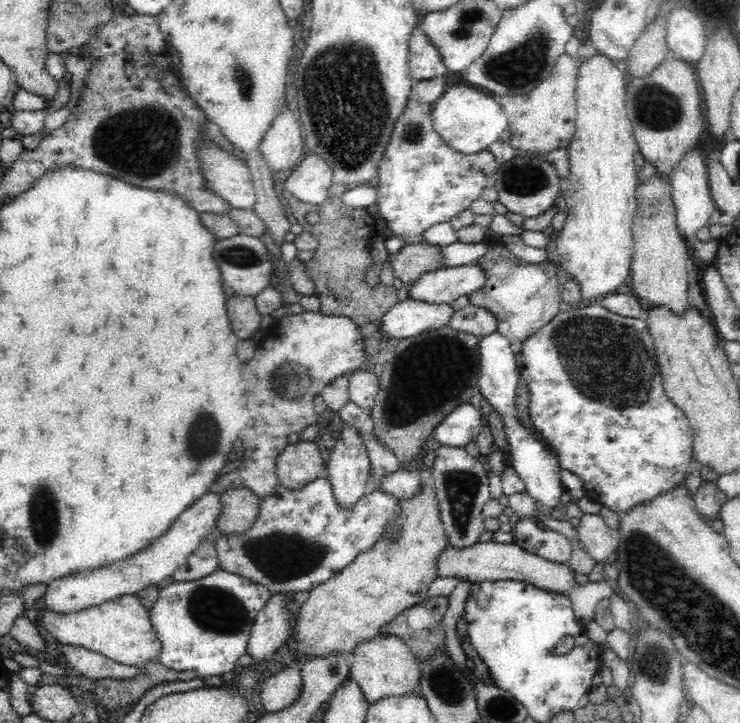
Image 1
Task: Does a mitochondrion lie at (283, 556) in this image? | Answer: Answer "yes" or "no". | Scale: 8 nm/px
yes

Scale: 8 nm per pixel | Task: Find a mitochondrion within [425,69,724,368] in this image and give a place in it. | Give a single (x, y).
(657, 108)

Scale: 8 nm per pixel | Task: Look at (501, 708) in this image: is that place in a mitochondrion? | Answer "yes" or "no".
yes

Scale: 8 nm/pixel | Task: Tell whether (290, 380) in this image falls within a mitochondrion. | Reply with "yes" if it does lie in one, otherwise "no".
yes

